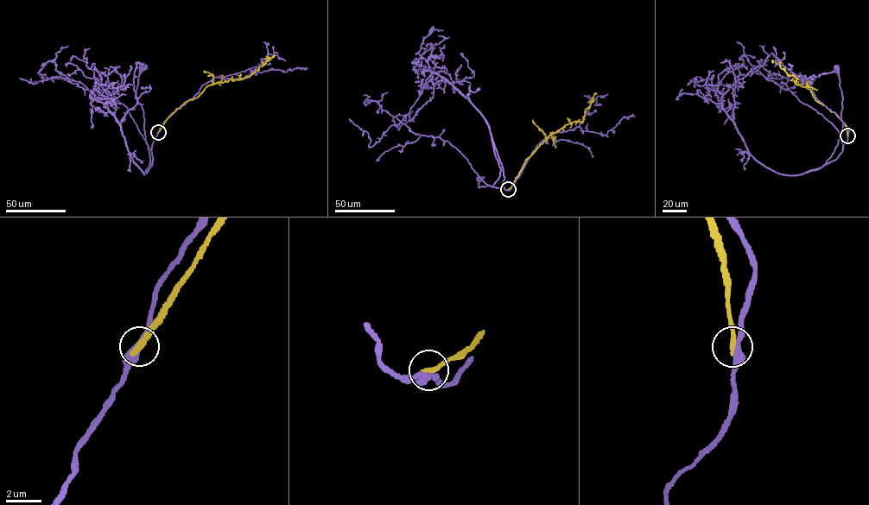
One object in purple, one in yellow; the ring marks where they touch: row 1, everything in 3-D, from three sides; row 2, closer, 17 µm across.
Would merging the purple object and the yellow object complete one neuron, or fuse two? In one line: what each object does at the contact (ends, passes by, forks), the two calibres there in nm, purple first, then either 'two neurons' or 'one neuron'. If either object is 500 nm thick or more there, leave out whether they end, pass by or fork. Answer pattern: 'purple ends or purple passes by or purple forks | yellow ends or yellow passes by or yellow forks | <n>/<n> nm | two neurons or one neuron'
purple passes by | yellow ends | 380/320 nm | two neurons

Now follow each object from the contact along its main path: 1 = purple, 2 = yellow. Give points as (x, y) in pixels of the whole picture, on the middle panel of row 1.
1: (508, 190), (503, 186), (504, 171), (493, 142), (499, 175), (492, 187), (478, 187), (481, 179)
2: (508, 189), (525, 160), (548, 135), (566, 124), (582, 122), (585, 110), (596, 93)

